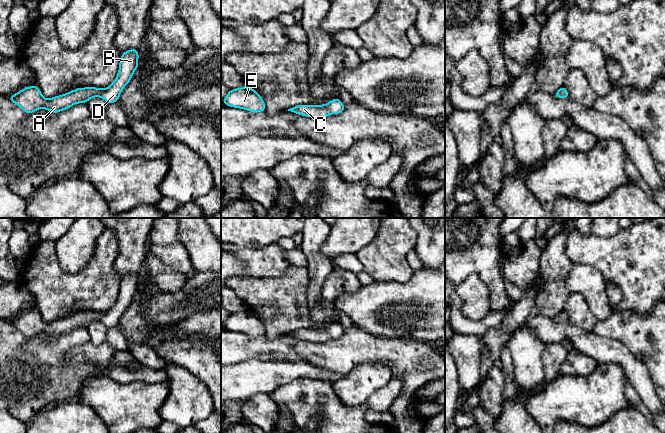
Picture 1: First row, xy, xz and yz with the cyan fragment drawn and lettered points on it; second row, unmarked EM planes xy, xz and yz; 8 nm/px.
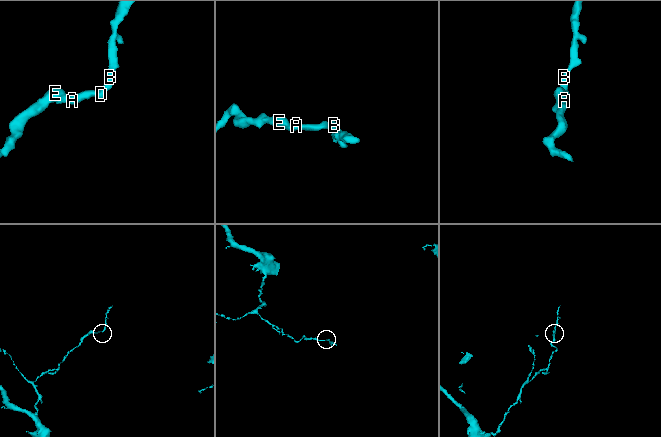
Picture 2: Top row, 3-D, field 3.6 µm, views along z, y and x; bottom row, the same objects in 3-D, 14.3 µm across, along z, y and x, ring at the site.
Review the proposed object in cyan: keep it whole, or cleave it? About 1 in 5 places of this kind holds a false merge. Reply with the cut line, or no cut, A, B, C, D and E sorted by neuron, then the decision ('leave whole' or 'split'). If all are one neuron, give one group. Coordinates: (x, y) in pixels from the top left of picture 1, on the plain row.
no cut | A B C D E | leave whole

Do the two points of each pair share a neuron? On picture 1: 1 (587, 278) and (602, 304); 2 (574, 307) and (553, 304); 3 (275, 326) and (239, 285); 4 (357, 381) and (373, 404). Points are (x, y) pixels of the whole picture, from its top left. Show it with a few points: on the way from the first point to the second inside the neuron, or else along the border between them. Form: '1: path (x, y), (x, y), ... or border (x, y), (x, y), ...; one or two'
1: path (591, 284), (597, 298); one
2: border (571, 292), (563, 309); two
3: path (284, 310), (284, 307), (268, 291), (255, 291); one
4: border (387, 383), (377, 389), (365, 402); two

